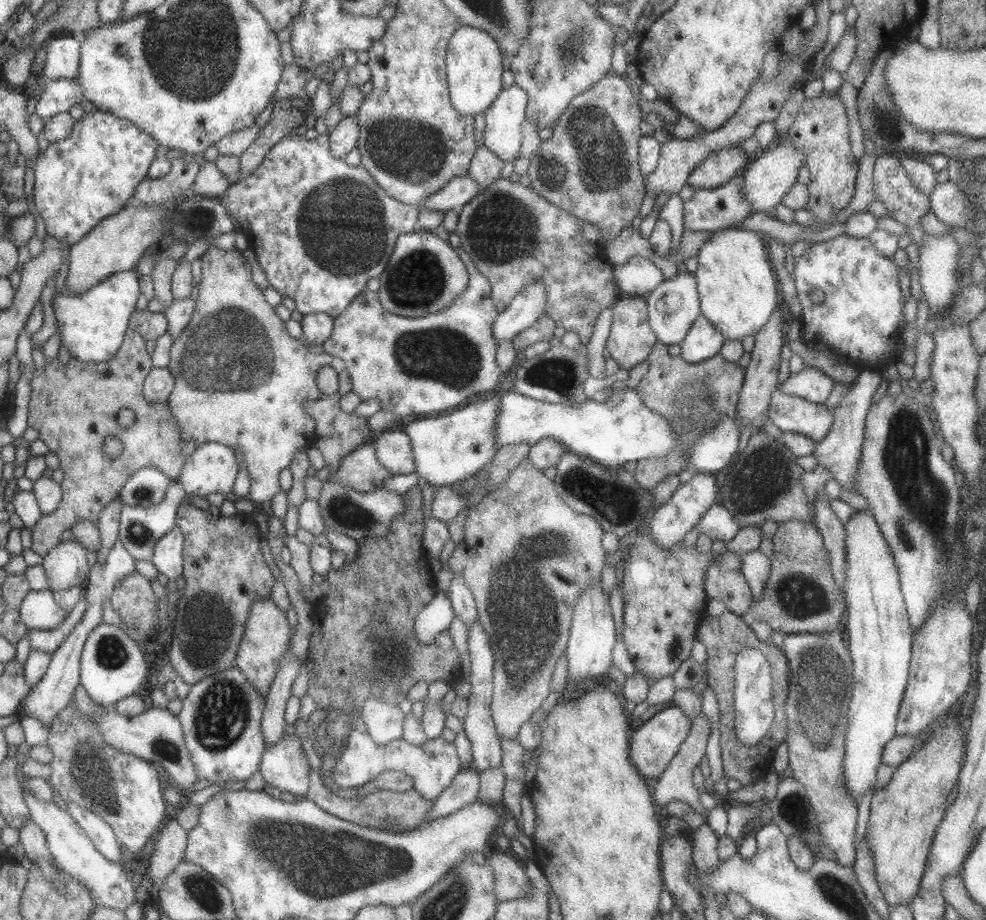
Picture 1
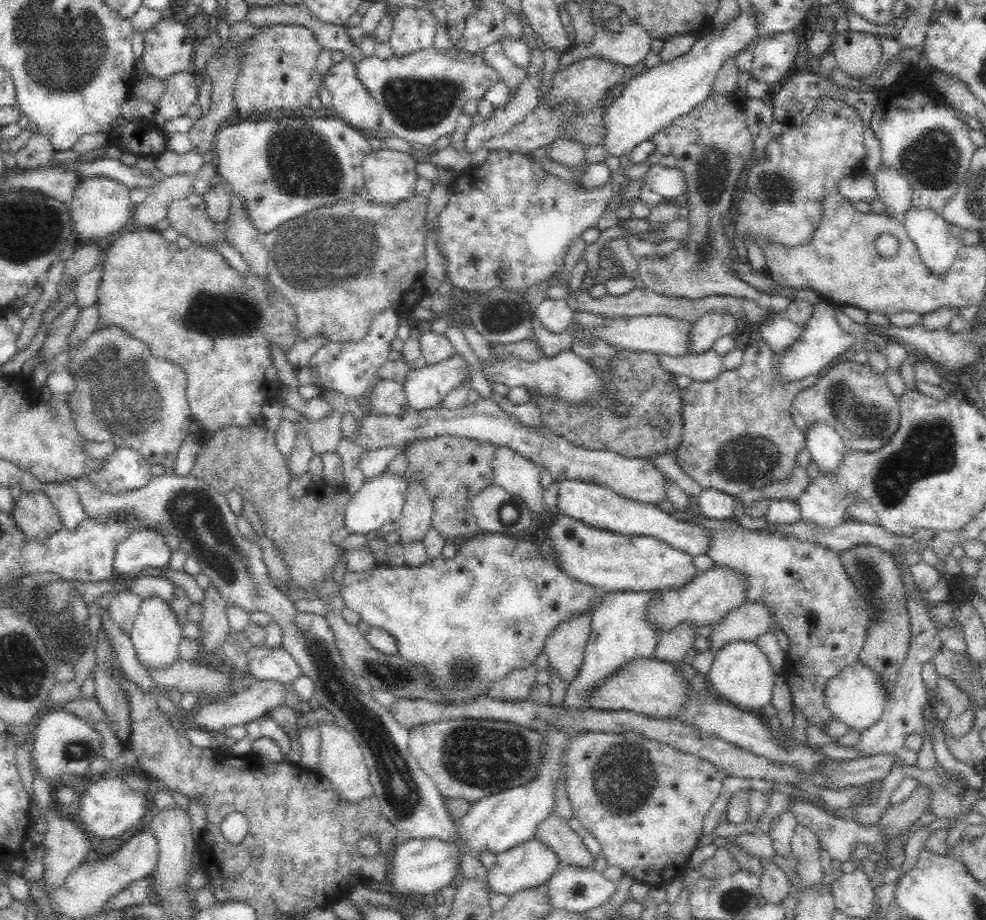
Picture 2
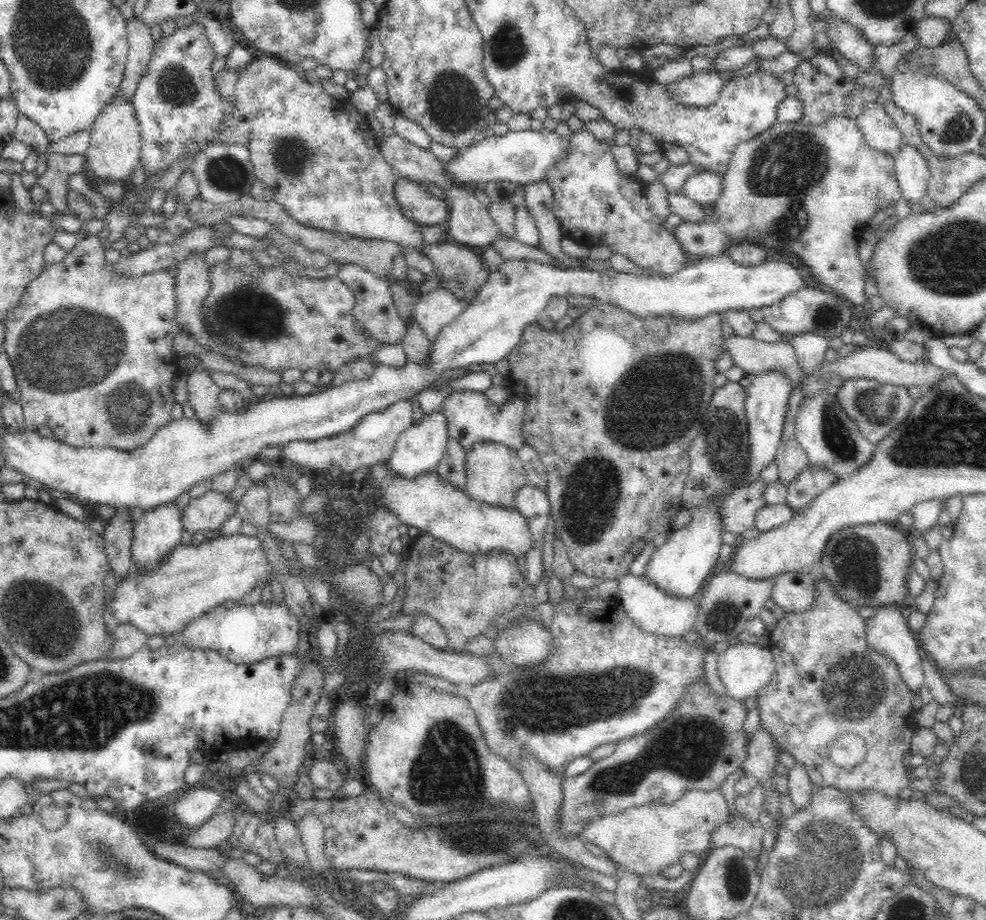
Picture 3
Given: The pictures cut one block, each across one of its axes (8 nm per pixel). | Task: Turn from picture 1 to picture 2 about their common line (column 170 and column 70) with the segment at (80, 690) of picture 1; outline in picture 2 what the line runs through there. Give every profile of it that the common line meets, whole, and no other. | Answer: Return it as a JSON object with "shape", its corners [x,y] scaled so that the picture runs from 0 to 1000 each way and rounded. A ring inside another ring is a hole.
{"shape":[[[56,770],[49,772],[40,783],[35,796],[35,809],[32,822],[38,828],[42,843],[50,851],[59,849],[64,841],[84,842],[88,840],[91,830],[104,822],[105,802],[95,792],[94,787],[77,778],[72,772]]]}

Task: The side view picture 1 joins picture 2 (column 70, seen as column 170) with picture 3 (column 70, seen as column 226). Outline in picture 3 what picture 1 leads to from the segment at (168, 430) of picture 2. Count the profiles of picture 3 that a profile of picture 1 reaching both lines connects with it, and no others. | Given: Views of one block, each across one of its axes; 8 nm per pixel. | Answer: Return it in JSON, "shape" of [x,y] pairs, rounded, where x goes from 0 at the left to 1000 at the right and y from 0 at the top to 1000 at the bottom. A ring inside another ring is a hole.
{"shape":[[[89,255],[69,274],[62,285],[48,289],[45,297],[32,305],[24,316],[23,326],[5,346],[5,368],[2,378],[9,387],[18,412],[21,428],[20,440],[23,446],[27,467],[34,468],[41,463],[47,463],[53,467],[55,476],[73,485],[112,485],[116,488],[134,490],[139,486],[150,483],[158,474],[162,466],[174,458],[173,446],[177,437],[176,412],[182,405],[187,405],[190,400],[187,397],[187,387],[176,383],[176,370],[183,363],[193,363],[192,359],[180,348],[182,339],[182,326],[178,317],[178,291],[165,292],[158,297],[149,298],[142,302],[134,301],[123,305],[114,305],[113,287],[105,282],[105,268],[98,255]]]}

